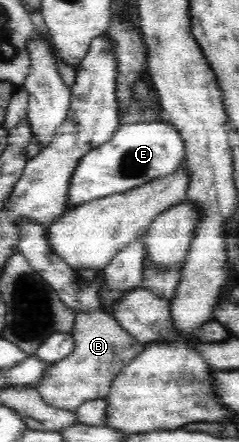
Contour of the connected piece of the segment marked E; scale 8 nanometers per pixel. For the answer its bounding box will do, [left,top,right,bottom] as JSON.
[65,122,185,212]

